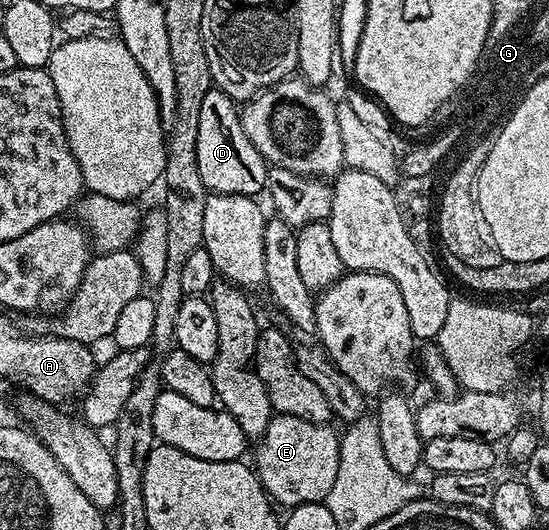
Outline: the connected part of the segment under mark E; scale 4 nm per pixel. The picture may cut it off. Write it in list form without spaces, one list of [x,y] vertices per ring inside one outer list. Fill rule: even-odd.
[[[285,413],[272,416],[266,431],[255,442],[254,472],[277,506],[315,505],[330,495],[330,487],[334,487],[334,479],[338,476],[340,458],[340,437],[332,427]]]

